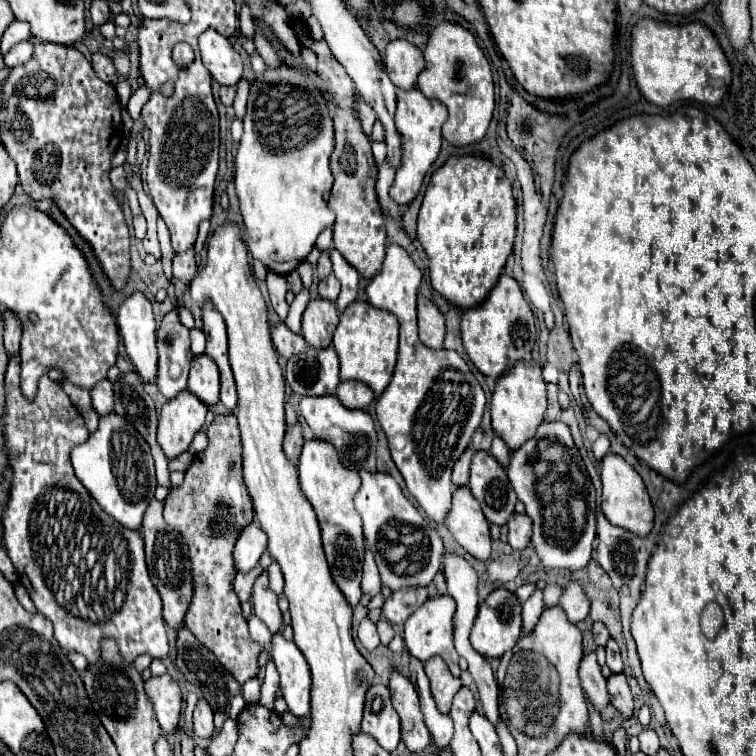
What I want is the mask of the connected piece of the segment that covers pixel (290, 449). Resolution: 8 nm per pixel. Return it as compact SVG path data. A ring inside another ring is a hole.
M300 423L286 427L286 437L284 437L284 453L286 453L286 457L288 457L290 461L298 463L302 443L304 443L304 435L302 435L302 427L300 427Z

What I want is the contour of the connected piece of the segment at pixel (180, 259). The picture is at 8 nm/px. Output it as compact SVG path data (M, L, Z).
M188 249L184 253L176 253L172 259L172 271L174 277L188 285L188 281L196 275L196 263L194 263L194 249Z

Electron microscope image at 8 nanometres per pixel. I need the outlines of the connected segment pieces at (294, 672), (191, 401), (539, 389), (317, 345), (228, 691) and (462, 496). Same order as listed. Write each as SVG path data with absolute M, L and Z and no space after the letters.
M276 633L272 637L270 649L262 651L260 659L264 665L268 659L274 661L280 673L282 697L286 699L288 709L296 717L306 717L310 713L310 669L296 643L286 641L282 633Z
M182 391L176 399L170 399L160 411L158 443L168 459L174 459L188 451L194 435L204 425L206 405L202 405L192 393Z
M534 359L518 361L514 365L514 371L506 373L496 381L496 389L492 393L490 403L492 429L498 437L504 439L510 451L520 449L528 439L536 435L538 425L544 421L544 411L546 411L546 383L542 379L542 367Z
M310 299L302 315L302 335L314 349L324 349L332 343L334 329L338 325L336 303L326 299Z
M182 627L178 629L178 657L176 657L176 667L186 675L186 679L194 685L198 685L204 693L204 699L212 705L214 711L214 725L216 729L222 729L224 721L228 719L230 713L230 699L236 693L242 693L242 685L238 685L234 681L234 677L230 677L230 673L226 673L226 669L220 665L220 661L196 639L192 637L192 633Z
M468 487L454 489L452 509L446 523L452 537L476 559L490 559L490 527L486 517L482 517L482 509Z

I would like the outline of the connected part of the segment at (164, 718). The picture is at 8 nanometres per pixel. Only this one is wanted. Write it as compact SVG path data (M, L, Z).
M166 673L160 677L150 677L144 683L146 695L154 703L154 711L164 735L172 735L178 729L180 715L182 715L182 689L180 685Z

